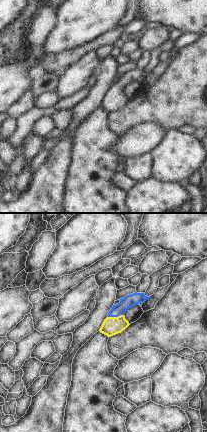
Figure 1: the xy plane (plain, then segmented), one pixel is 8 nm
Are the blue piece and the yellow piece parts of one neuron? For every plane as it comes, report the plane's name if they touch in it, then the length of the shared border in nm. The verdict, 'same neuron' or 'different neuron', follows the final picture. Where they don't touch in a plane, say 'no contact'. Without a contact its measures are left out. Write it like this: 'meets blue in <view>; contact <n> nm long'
meets blue in xy; contact 130 nm long

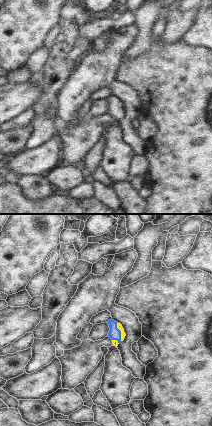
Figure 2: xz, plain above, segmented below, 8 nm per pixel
meets blue in xz; contact 160 nm long

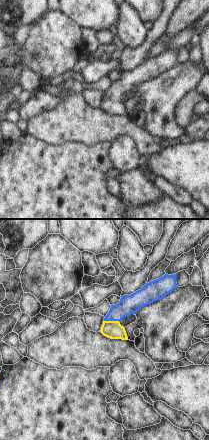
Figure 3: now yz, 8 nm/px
meets blue in yz; contact 130 nm long

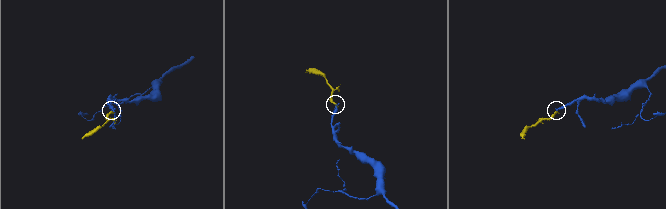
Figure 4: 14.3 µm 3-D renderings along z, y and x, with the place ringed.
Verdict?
same neuron

